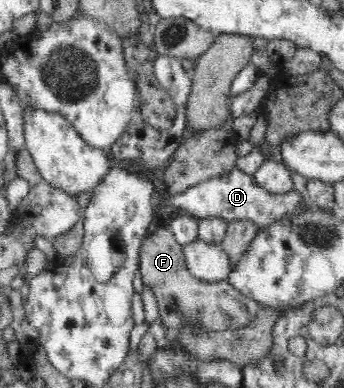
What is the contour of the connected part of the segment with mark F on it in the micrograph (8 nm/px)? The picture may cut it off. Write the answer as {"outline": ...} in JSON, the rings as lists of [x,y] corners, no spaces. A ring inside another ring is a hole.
{"outline":[[[166,227],[154,229],[141,244],[139,271],[142,286],[148,287],[157,299],[159,318],[167,330],[182,330],[186,323],[213,332],[242,329],[257,317],[259,306],[237,291],[228,280],[208,284],[190,273],[183,247]]]}

